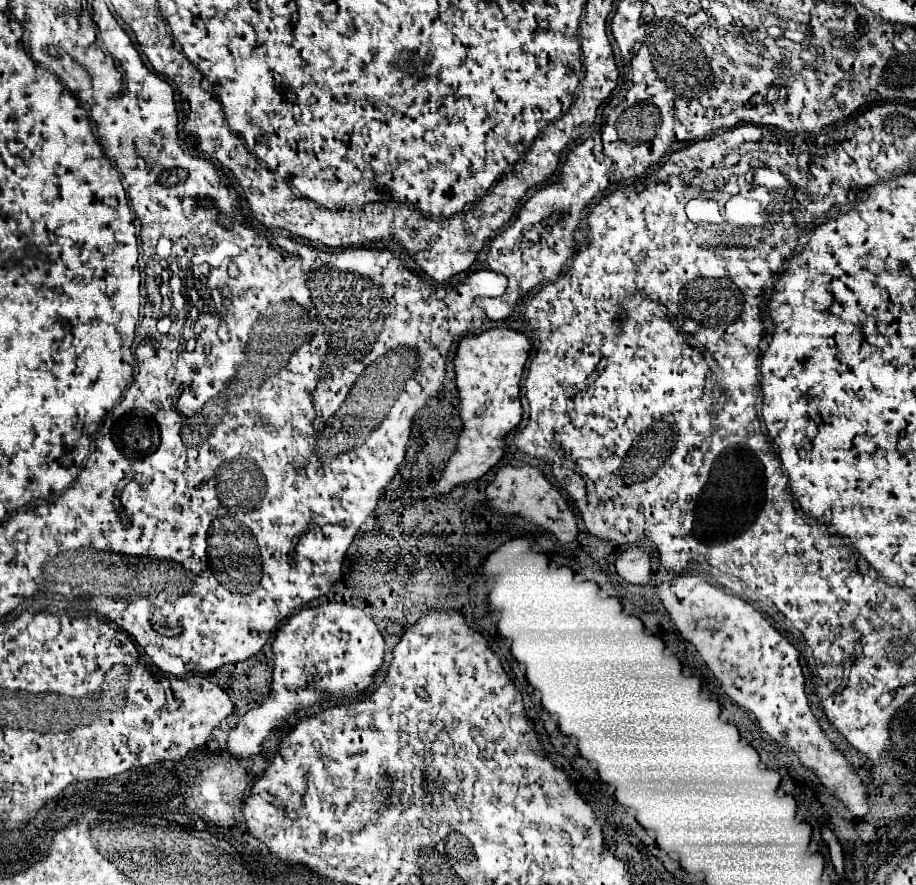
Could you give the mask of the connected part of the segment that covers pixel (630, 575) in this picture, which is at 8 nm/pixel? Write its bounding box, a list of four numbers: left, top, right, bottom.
[617,545,651,583]

